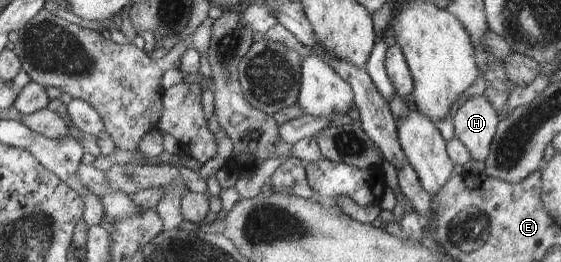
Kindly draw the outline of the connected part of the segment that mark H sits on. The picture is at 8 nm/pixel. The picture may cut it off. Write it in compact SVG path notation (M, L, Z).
M476 94L461 102L460 109L453 118L455 137L469 147L473 160L486 162L491 154L494 138L502 120L497 111L496 105L488 97Z

